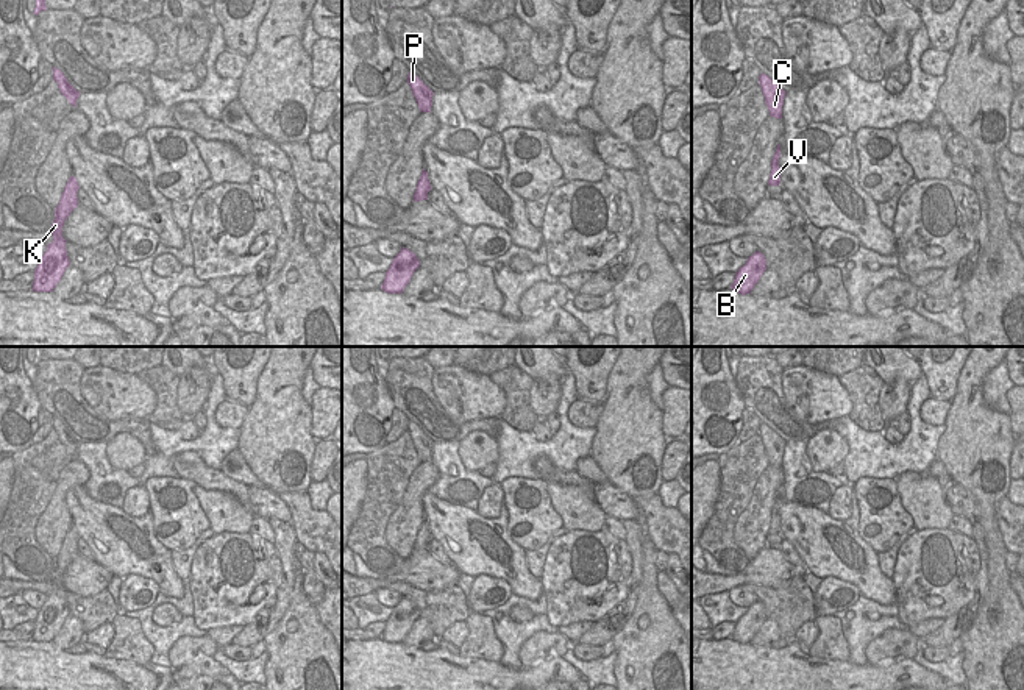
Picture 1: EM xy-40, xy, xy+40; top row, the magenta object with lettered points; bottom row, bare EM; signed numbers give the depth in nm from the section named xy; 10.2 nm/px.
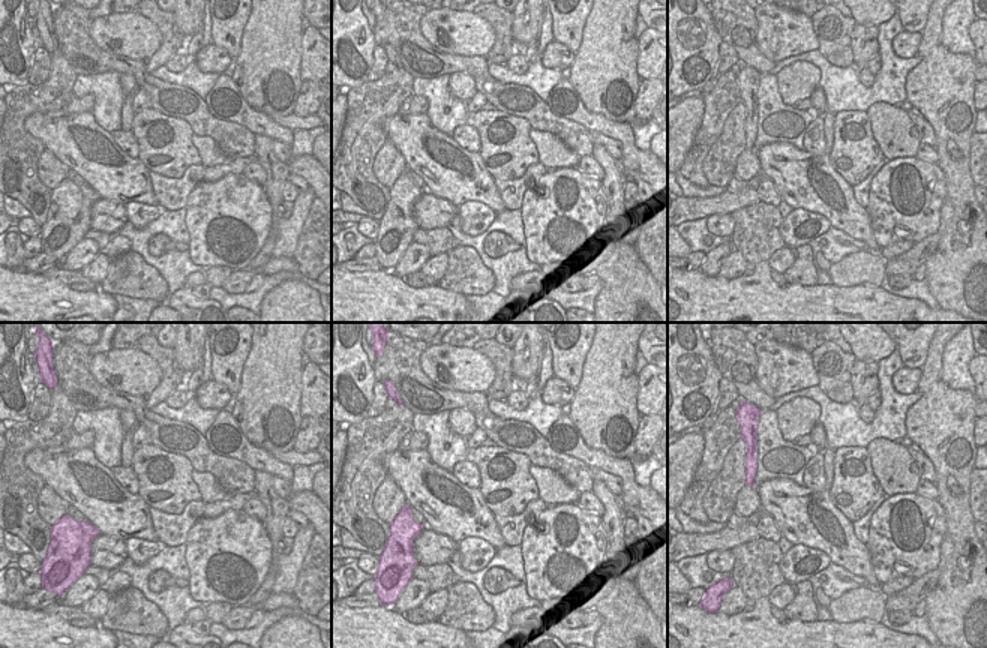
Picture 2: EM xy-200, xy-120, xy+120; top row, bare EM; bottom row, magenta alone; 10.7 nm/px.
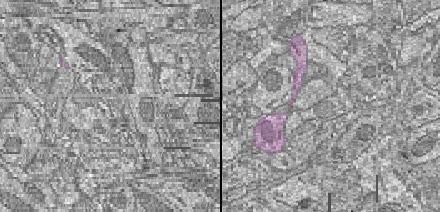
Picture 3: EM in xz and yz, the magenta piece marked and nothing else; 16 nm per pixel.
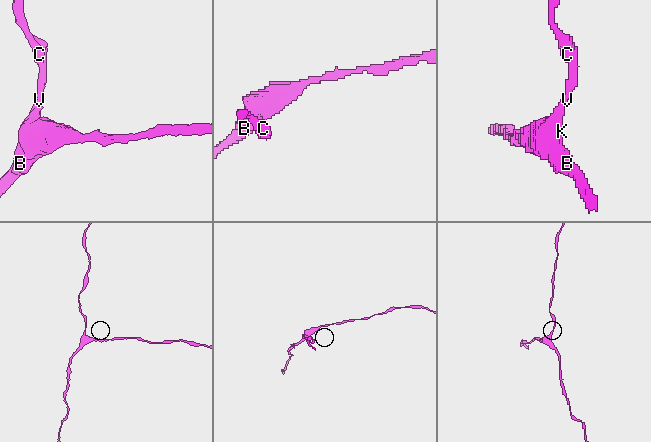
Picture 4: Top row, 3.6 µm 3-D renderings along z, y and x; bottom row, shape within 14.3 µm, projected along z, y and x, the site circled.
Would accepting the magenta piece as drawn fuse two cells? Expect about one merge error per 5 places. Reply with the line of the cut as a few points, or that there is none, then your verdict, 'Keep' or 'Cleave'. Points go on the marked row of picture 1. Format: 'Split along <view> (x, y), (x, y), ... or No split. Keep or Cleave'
No split. Keep

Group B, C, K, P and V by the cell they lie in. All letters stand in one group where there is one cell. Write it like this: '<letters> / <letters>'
B C K P V

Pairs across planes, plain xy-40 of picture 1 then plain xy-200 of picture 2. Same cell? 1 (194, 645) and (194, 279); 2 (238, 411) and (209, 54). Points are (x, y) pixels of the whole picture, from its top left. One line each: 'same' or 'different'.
1: same
2: same

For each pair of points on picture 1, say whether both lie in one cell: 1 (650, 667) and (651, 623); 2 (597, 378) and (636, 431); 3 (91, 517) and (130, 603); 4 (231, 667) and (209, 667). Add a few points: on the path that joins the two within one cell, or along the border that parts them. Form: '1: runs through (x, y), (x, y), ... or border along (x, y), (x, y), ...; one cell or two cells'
1: runs through (651, 656), (651, 634); one cell
2: border along (615, 362), (608, 378), (606, 397), (601, 403); two cells
3: border along (122, 578), (142, 575), (150, 578), (158, 589); two cells
4: border along (211, 656), (227, 672); two cells

